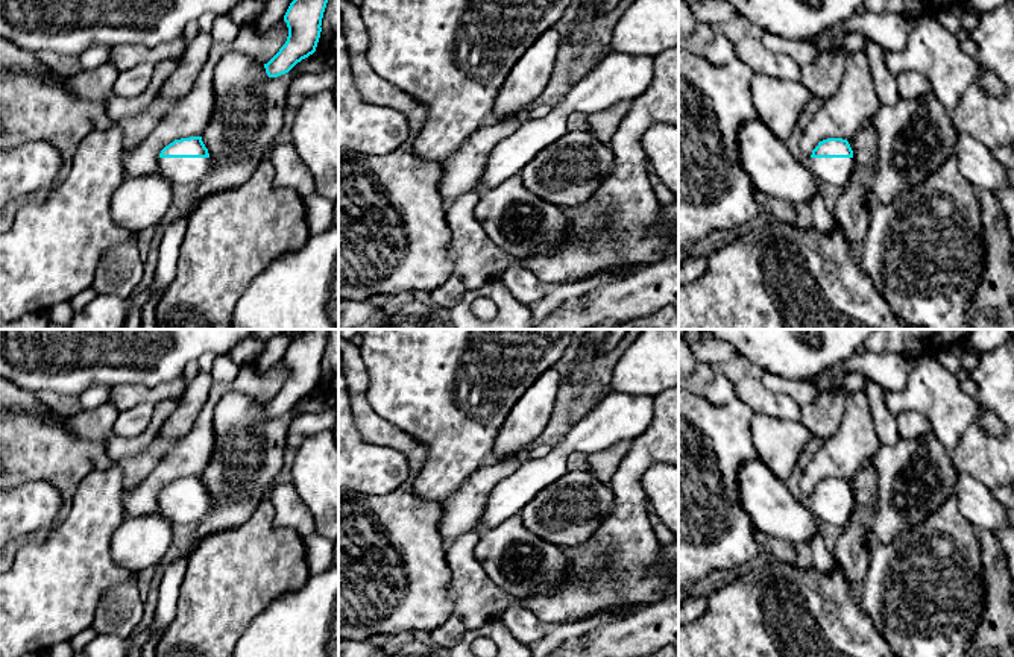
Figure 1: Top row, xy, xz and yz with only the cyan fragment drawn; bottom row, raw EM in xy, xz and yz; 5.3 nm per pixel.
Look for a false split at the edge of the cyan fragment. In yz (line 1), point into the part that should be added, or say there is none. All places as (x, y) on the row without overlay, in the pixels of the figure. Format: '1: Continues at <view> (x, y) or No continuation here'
1: Continues at yz (828, 510)

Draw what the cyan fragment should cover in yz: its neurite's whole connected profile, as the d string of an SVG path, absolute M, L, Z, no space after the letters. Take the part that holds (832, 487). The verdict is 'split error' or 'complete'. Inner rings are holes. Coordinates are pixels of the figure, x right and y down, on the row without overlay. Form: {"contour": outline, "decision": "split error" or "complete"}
{"contour": "M827 478L818 483L806 502L821 523L847 525L855 510L853 490L847 479Z", "decision": "split error"}

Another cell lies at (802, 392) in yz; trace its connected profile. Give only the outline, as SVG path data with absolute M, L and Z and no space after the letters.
M764 372L760 381L768 390L789 396L800 407L815 401L820 393L820 388L808 381L786 379L768 372Z

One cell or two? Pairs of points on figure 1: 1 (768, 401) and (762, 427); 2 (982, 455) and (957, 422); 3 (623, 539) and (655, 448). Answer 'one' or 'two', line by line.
1: two
2: two
3: one

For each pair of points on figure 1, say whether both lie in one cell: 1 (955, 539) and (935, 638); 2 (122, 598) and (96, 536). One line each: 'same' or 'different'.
1: same
2: different

